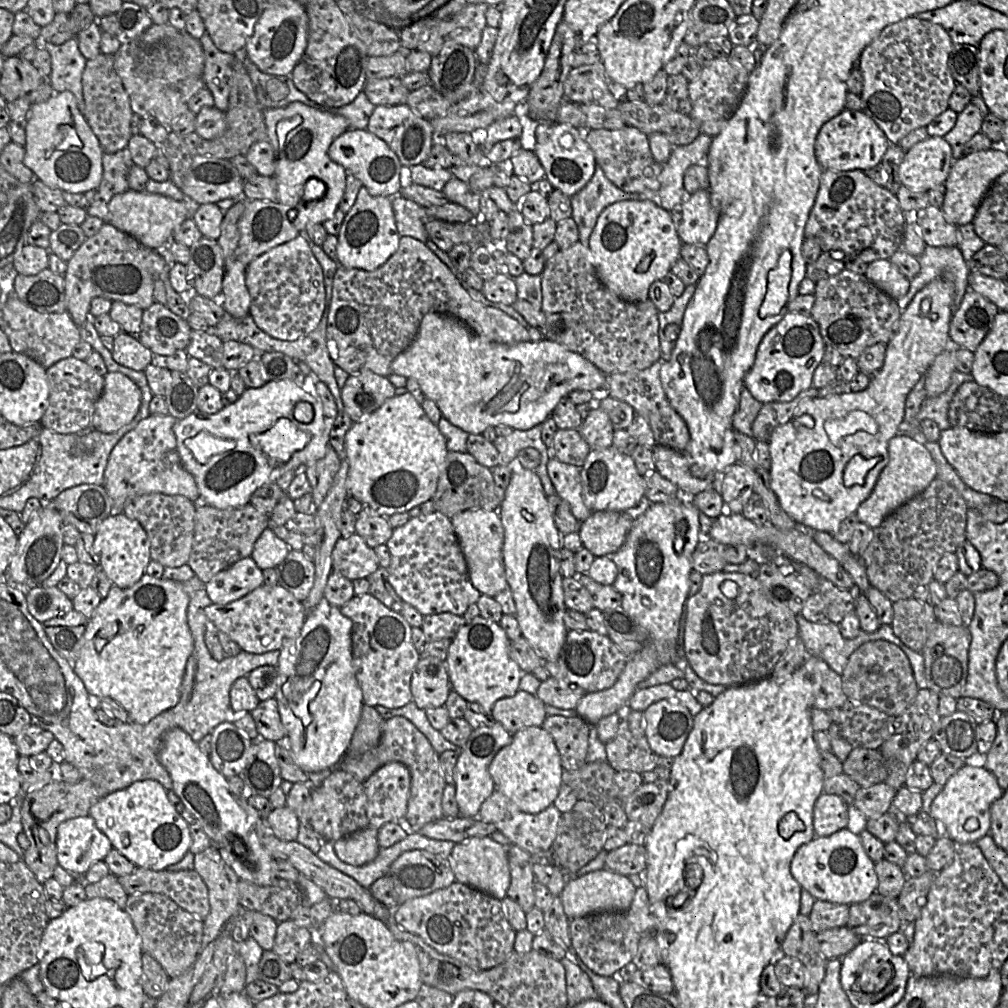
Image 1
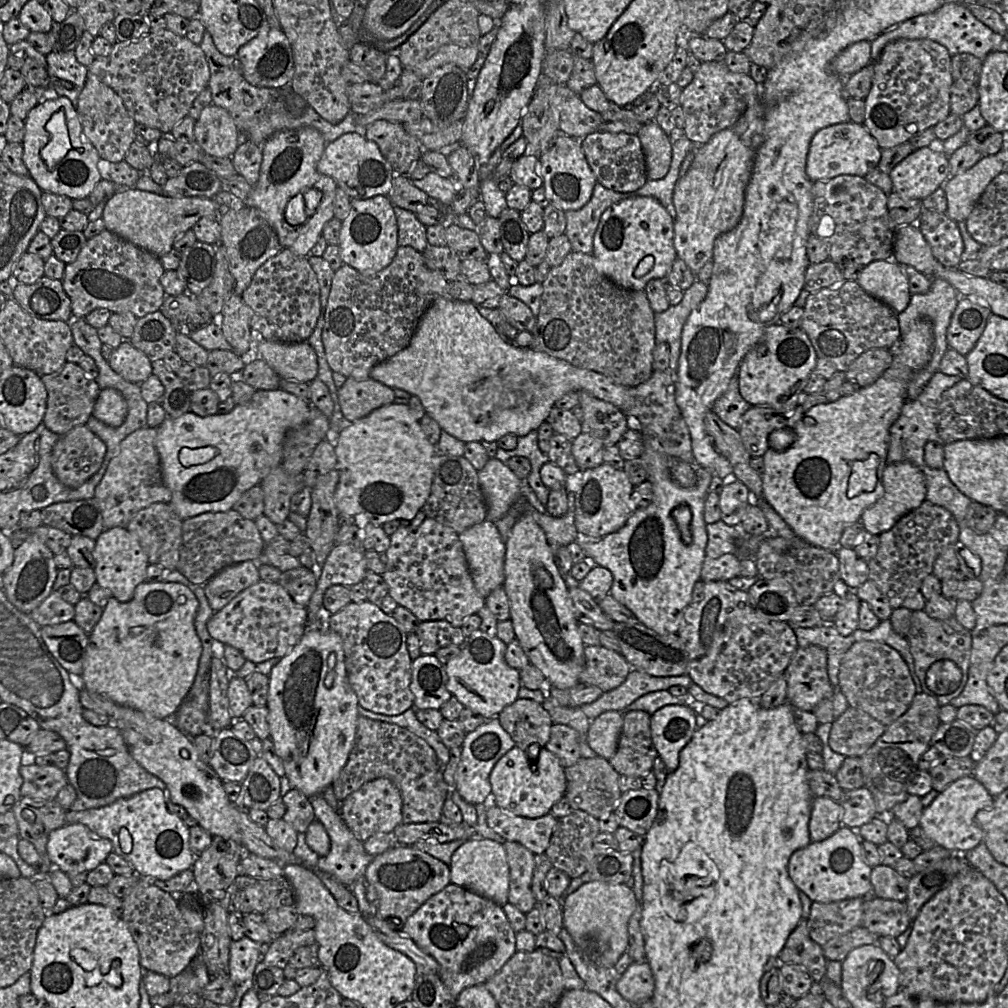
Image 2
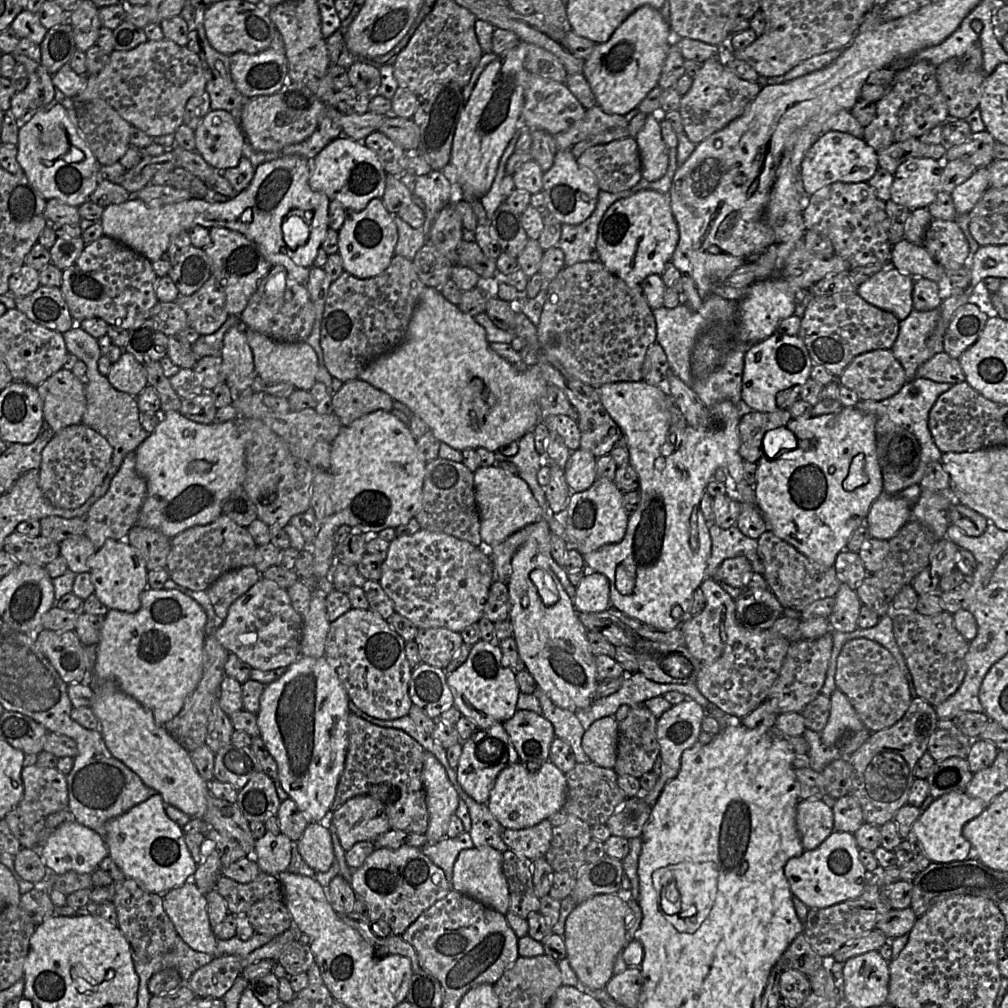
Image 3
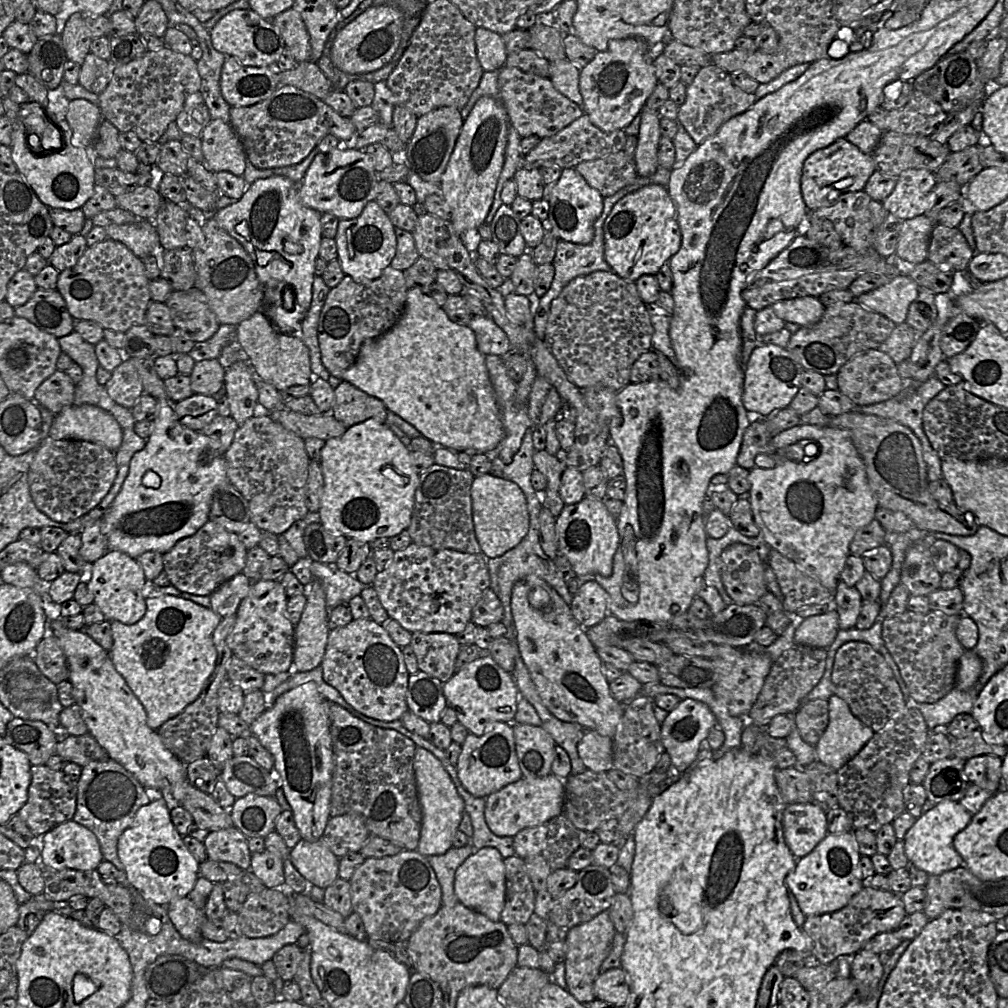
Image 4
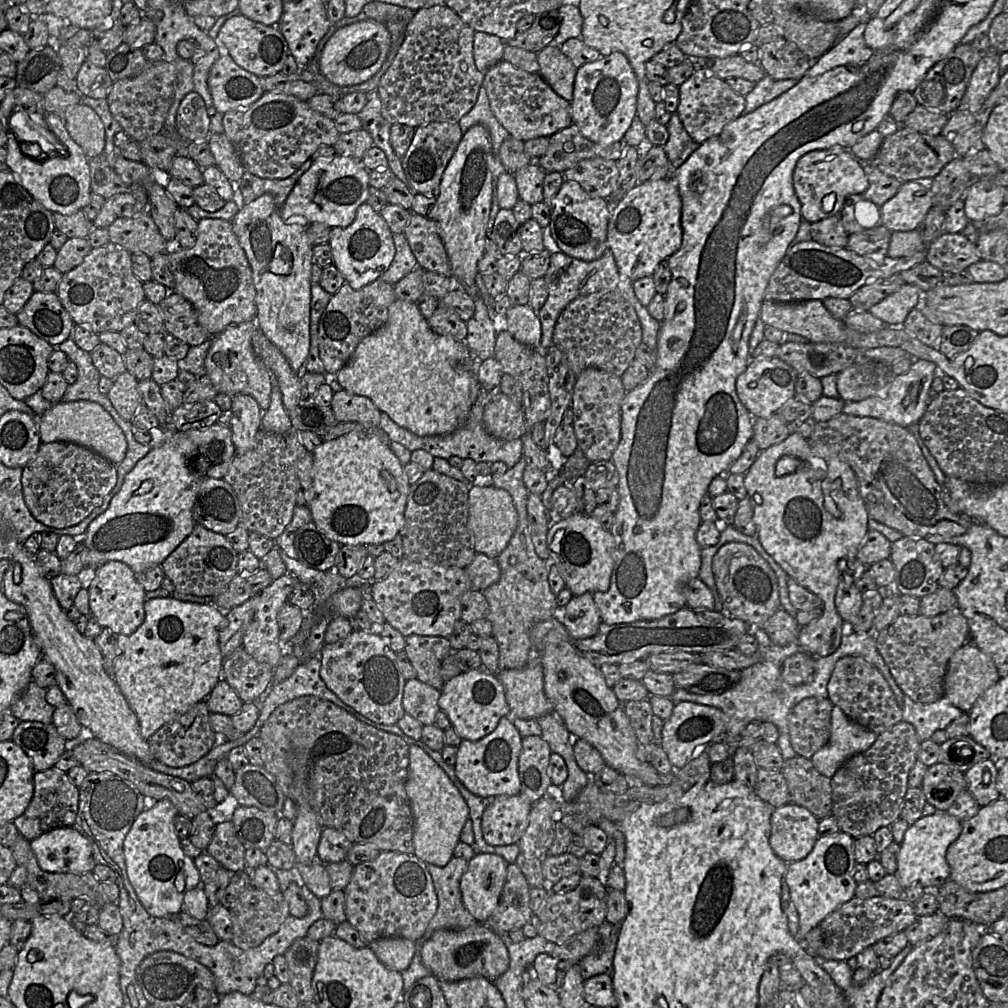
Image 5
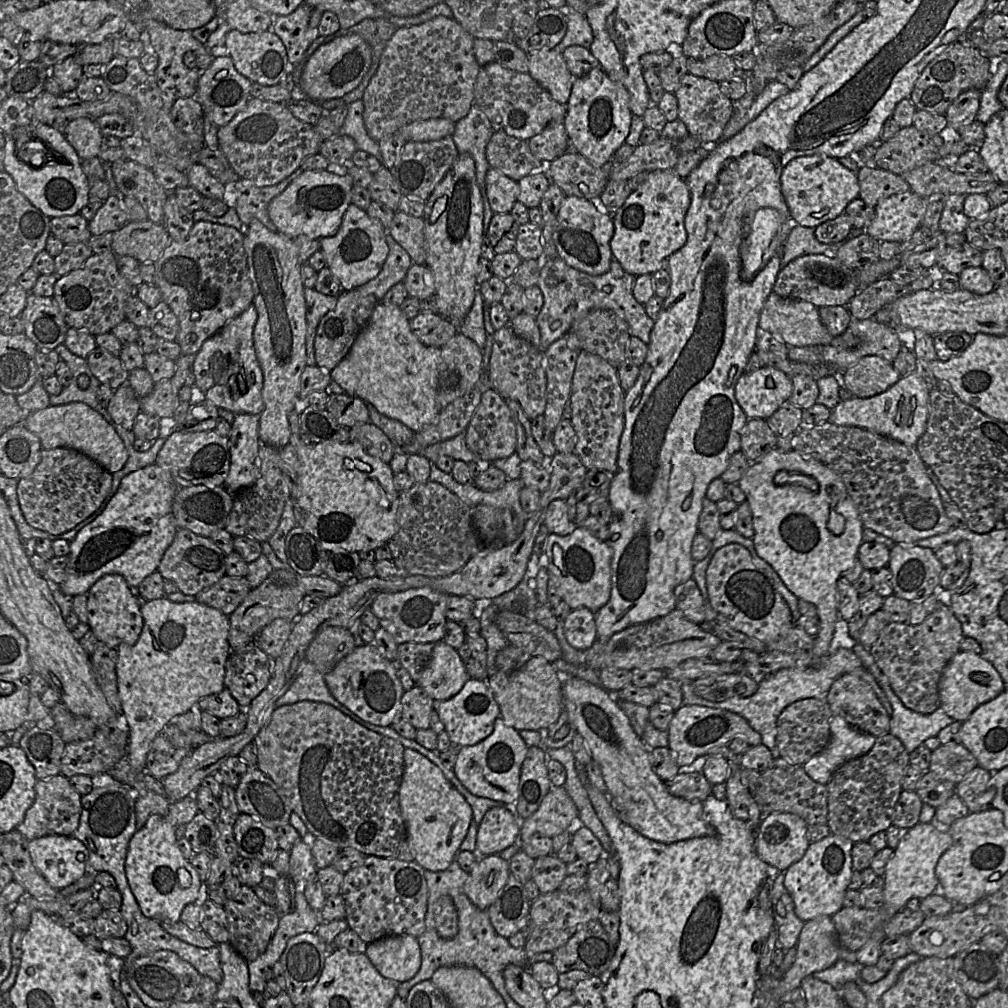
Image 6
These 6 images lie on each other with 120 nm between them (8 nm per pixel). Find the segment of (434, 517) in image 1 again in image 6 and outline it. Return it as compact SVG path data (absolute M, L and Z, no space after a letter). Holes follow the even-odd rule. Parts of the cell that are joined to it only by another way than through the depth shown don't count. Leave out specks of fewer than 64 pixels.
M428 587L384 592L373 599L370 608L380 627L391 634L398 645L404 642L436 643L443 640L448 596Z

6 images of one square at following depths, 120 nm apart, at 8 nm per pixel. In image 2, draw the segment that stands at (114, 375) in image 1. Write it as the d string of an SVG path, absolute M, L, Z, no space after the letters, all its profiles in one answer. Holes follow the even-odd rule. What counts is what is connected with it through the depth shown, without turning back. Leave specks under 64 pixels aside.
M104 388L95 402L92 415L111 427L123 424L128 414L128 404L122 394L114 388Z

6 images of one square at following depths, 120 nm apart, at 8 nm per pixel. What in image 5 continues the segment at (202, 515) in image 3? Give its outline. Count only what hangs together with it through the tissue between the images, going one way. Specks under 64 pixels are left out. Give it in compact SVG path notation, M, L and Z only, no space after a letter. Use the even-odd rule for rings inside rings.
M152 379L138 383L142 404L157 417L165 429L161 444L154 444L149 453L140 459L126 475L119 492L108 508L89 525L84 543L88 549L88 565L97 569L109 561L127 564L136 575L161 565L163 561L194 530L197 522L194 507L202 478L195 476L187 466L186 457L195 451L195 443L188 437L178 437L171 428L169 411L158 385Z

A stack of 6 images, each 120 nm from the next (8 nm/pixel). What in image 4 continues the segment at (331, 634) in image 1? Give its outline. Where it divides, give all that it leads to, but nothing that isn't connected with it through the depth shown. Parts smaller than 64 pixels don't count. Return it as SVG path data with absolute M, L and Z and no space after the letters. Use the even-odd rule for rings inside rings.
M306 682L282 695L268 707L252 724L251 733L271 753L274 758L274 771L291 807L296 827L301 838L315 842L319 840L326 828L330 816L332 795L332 774L334 759L329 729L329 708L334 703L324 698L314 682Z

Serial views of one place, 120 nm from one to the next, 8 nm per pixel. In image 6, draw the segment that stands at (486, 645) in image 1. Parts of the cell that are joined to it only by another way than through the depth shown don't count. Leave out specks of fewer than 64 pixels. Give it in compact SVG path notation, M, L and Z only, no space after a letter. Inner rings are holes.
M468 679L463 688L452 698L435 701L434 710L445 726L453 746L473 746L493 732L494 722L500 717L500 709L495 701L490 687L483 680Z

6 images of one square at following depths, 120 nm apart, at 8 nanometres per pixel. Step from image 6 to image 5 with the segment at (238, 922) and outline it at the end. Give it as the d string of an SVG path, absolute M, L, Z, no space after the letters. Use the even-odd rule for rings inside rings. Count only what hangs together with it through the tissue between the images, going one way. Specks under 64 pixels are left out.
M255 887L246 890L228 910L233 927L231 941L241 949L259 946L266 938L276 933L290 915L289 905L282 892L268 894Z

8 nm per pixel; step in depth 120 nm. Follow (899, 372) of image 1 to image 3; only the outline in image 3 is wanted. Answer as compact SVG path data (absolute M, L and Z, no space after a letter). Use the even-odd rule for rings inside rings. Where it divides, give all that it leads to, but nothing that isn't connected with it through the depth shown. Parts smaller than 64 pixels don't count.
M842 407L831 414L791 419L785 427L798 439L798 445L799 440L809 440L810 448L798 446L775 459L764 455L757 462L755 502L768 529L822 566L834 566L837 555L846 549L854 530L865 524L871 505L883 491L883 474L877 455L876 423L874 414L862 412L856 407Z

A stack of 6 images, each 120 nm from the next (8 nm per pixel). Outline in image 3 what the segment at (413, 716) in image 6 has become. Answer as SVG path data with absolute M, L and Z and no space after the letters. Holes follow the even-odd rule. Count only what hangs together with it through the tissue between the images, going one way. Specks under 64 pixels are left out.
M421 662L412 670L409 682L409 697L412 704L421 708L425 714L434 719L439 719L440 714L454 705L452 692L446 681L447 674L445 669L440 669Z

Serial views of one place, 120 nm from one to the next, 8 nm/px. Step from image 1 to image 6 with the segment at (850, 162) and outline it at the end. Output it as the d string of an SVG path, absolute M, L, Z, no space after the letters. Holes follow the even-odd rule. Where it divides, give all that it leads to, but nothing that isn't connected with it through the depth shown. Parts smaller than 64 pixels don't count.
M824 154L794 158L784 167L780 182L792 223L810 228L844 213L847 205L858 198L860 192L857 174L837 158Z

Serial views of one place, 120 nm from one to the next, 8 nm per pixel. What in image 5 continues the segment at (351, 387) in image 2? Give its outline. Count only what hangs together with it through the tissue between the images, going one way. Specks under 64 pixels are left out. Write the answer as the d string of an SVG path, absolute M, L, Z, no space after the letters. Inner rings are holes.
M346 390L334 392L331 409L338 422L357 422L364 427L378 427L381 411L366 396Z

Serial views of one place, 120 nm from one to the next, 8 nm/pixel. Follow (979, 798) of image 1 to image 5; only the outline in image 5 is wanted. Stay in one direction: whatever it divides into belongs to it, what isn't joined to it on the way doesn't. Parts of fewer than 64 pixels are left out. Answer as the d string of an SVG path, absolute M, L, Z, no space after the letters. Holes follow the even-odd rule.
M938 810L931 815L922 816L910 825L904 834L901 848L897 857L897 876L900 884L906 890L913 883L920 883L923 887L939 886L950 879L950 867L946 860L949 845L954 842L962 832L962 822L950 815L947 811Z

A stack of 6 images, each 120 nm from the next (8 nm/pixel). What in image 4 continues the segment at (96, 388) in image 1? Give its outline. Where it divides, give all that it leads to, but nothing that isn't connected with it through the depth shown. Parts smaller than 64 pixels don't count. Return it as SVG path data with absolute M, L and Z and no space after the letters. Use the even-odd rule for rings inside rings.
M56 370L36 390L34 402L54 415L73 404L76 385L65 371Z

